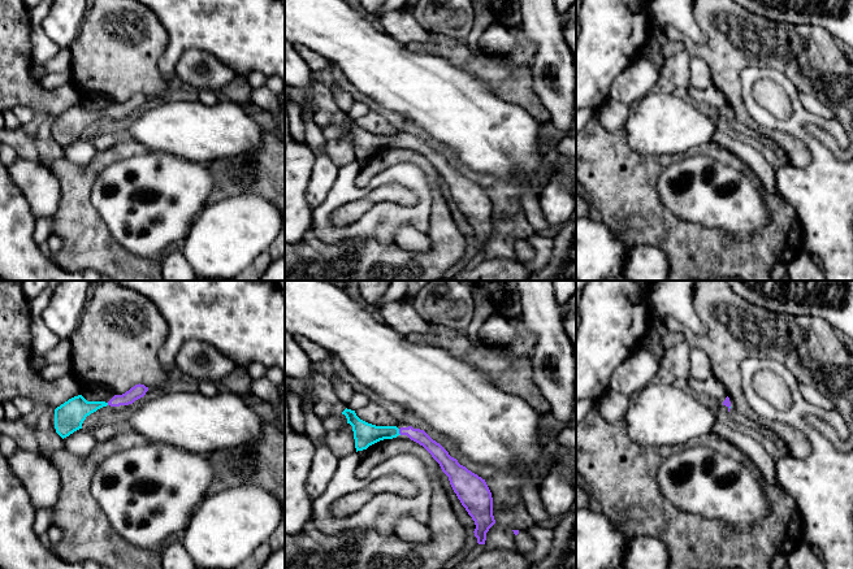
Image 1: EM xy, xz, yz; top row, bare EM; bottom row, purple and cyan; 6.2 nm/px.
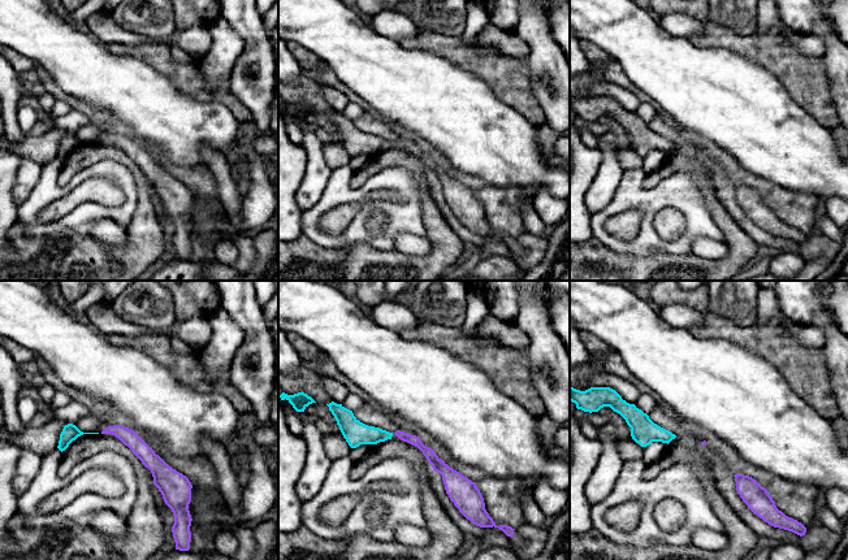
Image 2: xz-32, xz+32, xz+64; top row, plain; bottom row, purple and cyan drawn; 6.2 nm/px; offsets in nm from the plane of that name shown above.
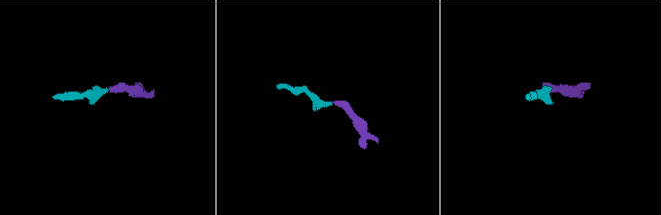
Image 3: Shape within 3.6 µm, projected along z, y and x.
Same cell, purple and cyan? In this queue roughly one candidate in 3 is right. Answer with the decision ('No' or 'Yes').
Yes

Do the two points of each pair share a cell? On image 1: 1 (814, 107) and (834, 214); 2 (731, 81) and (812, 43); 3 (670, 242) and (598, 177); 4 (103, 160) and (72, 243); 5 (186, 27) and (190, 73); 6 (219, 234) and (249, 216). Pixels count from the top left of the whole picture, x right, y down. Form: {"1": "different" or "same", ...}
{"1": "different", "2": "same", "3": "same", "4": "same", "5": "different", "6": "same"}

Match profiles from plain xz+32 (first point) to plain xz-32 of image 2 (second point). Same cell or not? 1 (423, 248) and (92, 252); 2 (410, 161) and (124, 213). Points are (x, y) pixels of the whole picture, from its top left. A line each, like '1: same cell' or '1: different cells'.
1: different cells
2: different cells

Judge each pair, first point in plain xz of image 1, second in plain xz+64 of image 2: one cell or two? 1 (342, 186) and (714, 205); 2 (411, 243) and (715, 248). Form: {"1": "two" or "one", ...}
{"1": "two", "2": "one"}

